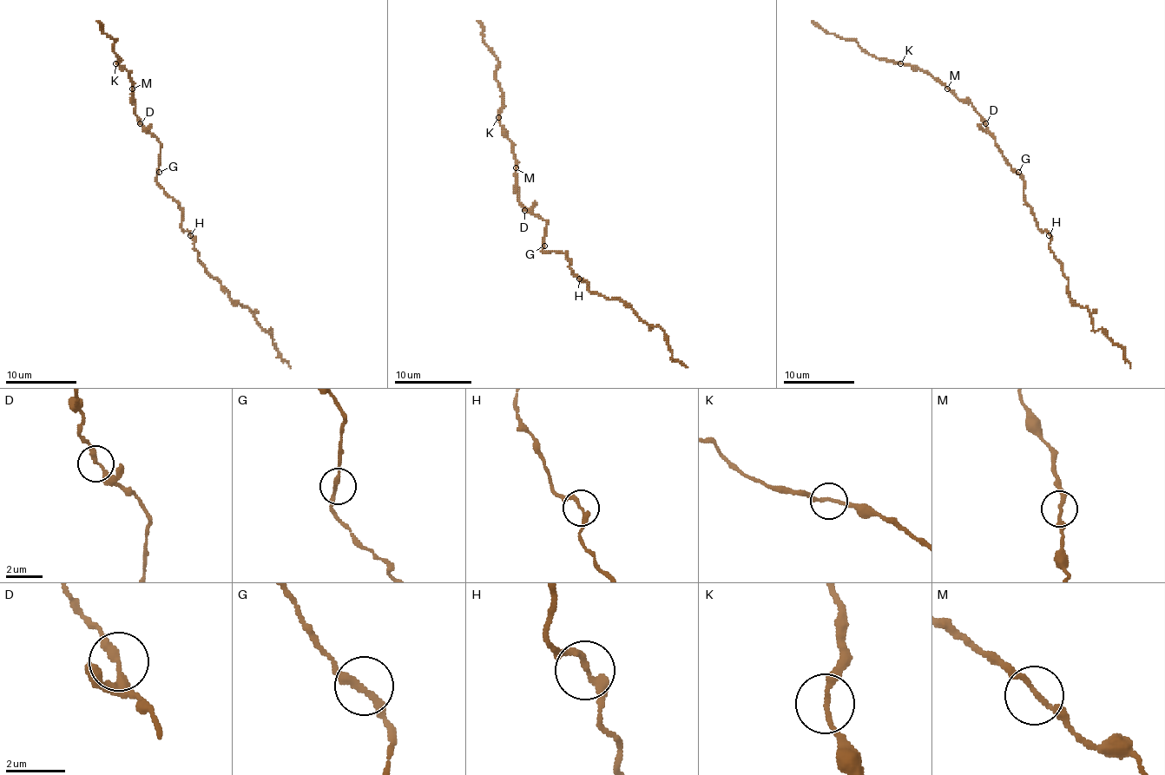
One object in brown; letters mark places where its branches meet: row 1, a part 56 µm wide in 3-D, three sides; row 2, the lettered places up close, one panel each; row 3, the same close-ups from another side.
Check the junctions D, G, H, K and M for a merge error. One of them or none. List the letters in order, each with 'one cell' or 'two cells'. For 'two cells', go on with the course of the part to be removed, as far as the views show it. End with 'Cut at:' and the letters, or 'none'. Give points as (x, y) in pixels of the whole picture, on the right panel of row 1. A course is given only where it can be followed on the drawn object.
D: one cell
G: one cell
H: one cell
K: one cell
M: one cell
Cut at: none

